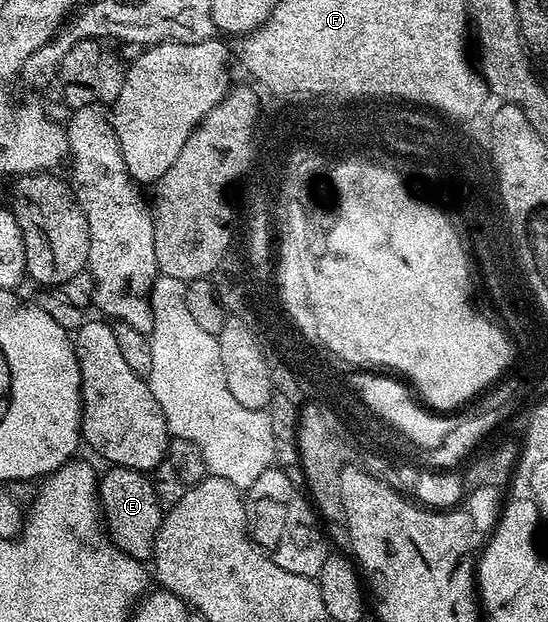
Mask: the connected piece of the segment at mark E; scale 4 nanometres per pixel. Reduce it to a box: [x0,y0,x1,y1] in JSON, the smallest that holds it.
[99,465,163,559]

